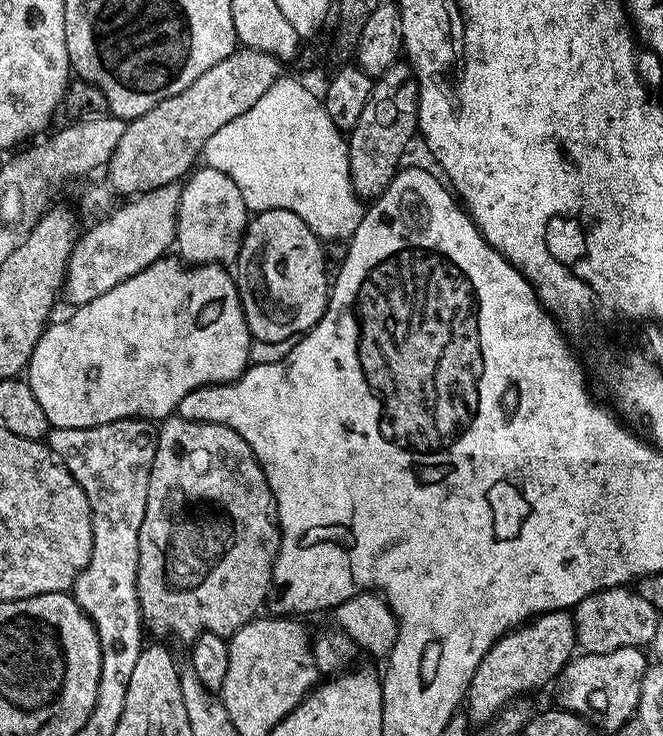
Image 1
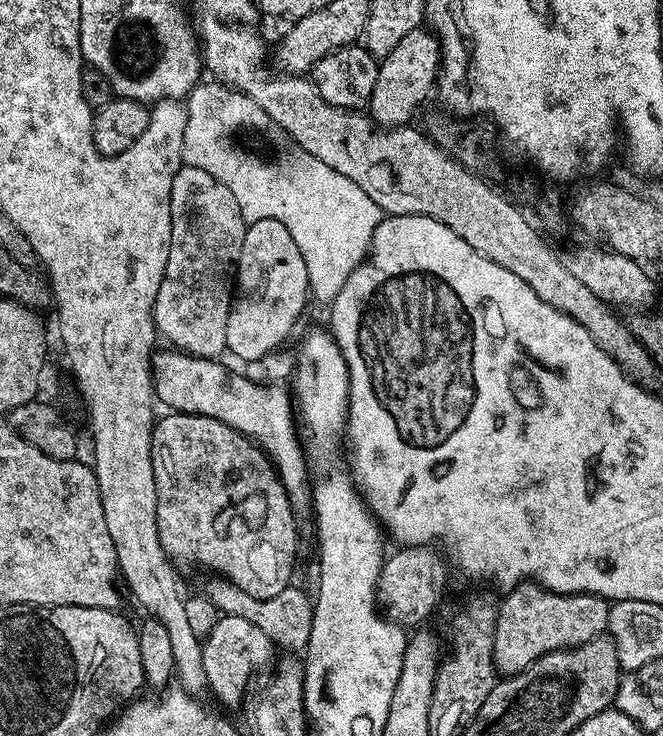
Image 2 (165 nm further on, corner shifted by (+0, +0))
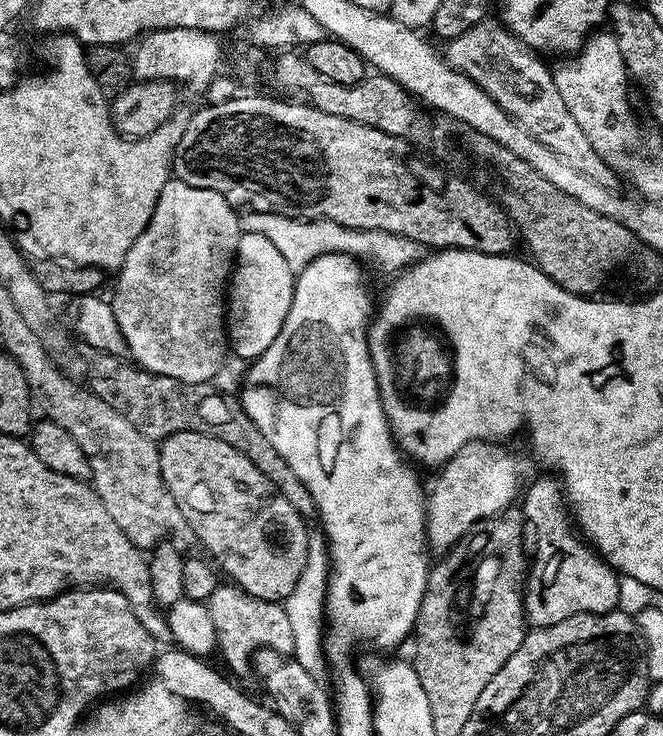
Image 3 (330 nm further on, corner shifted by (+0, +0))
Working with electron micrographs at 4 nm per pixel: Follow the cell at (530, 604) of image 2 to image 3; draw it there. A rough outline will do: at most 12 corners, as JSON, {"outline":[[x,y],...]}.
{"outline":[[561,485],[522,492],[536,535],[532,628],[617,611],[622,583],[574,527]]}

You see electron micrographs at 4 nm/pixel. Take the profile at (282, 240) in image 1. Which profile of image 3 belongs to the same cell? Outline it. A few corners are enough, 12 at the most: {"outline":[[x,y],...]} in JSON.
{"outline":[[243,233],[226,292],[231,351],[251,362],[278,338],[294,269]]}

